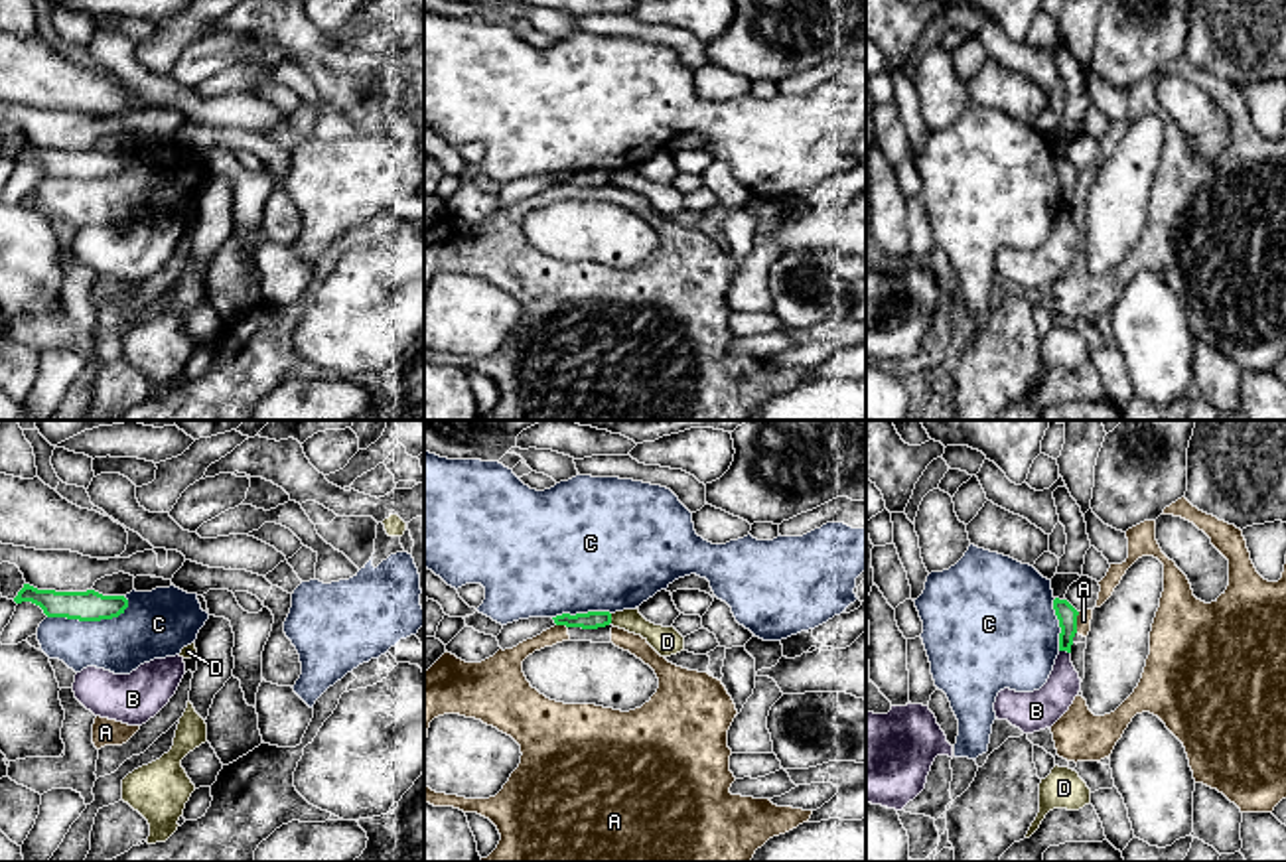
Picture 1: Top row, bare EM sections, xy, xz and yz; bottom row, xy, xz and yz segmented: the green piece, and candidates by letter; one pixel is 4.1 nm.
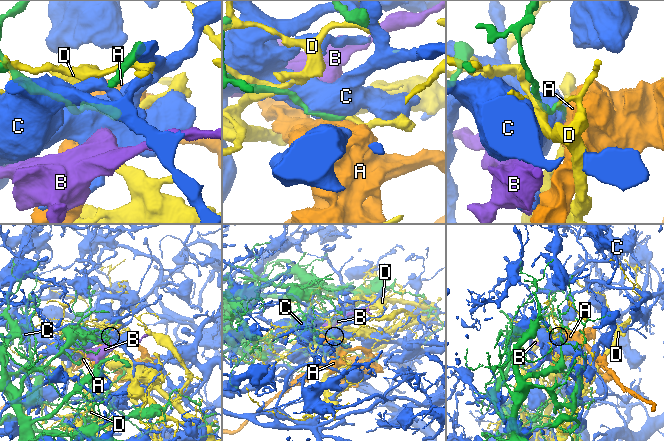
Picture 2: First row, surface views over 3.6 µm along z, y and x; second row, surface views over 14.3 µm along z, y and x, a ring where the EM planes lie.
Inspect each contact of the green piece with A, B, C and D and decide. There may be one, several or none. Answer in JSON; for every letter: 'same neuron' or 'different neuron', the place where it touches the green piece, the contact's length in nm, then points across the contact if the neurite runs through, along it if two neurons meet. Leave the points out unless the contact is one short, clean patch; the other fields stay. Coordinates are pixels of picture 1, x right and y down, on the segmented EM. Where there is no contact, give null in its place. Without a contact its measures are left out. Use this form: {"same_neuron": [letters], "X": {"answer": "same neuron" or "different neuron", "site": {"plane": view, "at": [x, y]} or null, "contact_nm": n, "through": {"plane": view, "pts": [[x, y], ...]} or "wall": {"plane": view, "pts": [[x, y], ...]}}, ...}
{"same_neuron": [], "A": {"answer": "different neuron", "site": {"plane": "yz", "at": [1075, 622]}, "contact_nm": 90}, "B": {"answer": "different neuron", "site": {"plane": "yz", "at": [1066, 649]}, "contact_nm": 50, "wall": {"plane": "yz", "pts": [[1060, 649], [1070, 653]]}}, "C": {"answer": "different neuron", "site": {"plane": "xy", "at": [89, 620]}, "contact_nm": 340}, "D": {"answer": "different neuron", "site": {"plane": "xz", "at": [610, 618]}, "contact_nm": 40}}

